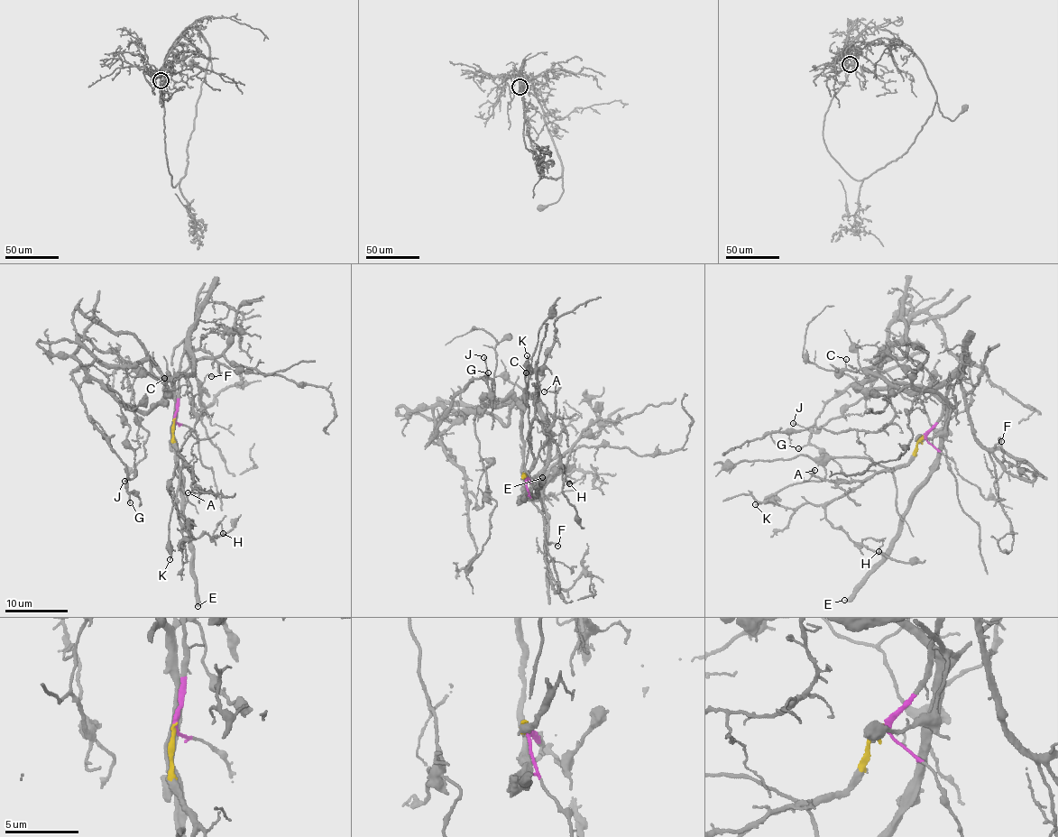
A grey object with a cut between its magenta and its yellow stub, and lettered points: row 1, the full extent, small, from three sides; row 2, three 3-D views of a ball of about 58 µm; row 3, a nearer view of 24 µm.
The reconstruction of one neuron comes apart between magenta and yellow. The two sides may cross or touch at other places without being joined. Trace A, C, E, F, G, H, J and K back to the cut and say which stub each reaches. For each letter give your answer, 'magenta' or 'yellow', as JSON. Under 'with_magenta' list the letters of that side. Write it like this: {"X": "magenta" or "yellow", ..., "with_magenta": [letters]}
{"A": "yellow", "C": "magenta", "E": "magenta", "F": "magenta", "G": "magenta", "H": "yellow", "J": "magenta", "K": "magenta", "with_magenta": ["C", "E", "F", "G", "J", "K"]}

